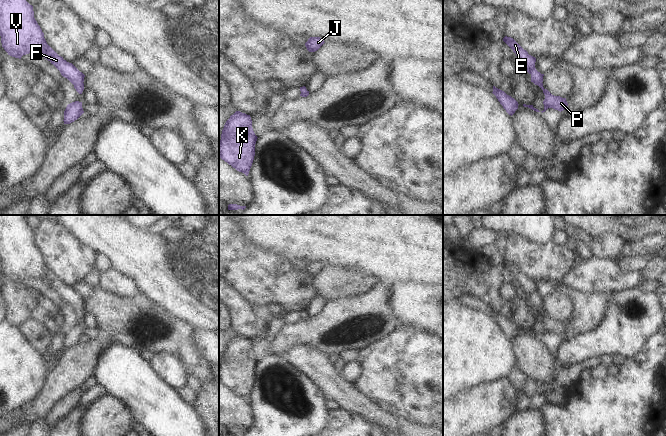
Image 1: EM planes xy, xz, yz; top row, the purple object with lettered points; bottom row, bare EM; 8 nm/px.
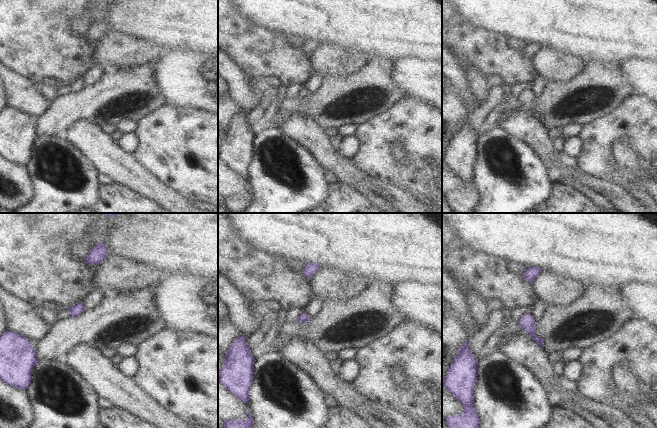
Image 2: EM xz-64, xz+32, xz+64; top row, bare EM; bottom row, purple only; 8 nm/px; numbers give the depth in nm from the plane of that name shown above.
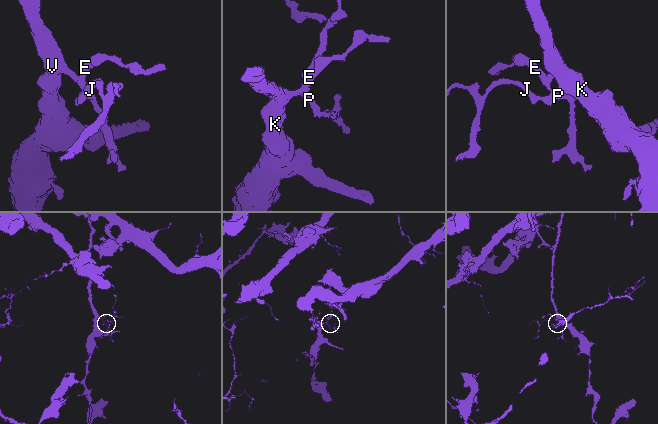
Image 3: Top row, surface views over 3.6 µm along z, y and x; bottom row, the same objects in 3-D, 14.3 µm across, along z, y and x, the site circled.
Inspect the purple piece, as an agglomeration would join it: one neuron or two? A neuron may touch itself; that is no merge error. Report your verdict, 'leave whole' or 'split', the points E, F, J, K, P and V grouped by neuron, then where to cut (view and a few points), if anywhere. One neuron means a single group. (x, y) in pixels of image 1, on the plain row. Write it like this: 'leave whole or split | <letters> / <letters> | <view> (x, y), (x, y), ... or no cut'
leave whole | E F J K P V | no cut

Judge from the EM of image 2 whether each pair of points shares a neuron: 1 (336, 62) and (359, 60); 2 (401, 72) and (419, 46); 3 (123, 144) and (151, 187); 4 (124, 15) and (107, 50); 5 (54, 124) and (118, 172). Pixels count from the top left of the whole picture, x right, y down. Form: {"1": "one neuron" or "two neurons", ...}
{"1": "one neuron", "2": "two neurons", "3": "two neurons", "4": "two neurons", "5": "two neurons"}

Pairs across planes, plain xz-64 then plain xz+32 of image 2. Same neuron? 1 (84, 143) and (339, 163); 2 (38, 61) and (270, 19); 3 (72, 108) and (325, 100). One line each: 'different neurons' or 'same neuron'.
1: same neuron
2: different neurons
3: same neuron

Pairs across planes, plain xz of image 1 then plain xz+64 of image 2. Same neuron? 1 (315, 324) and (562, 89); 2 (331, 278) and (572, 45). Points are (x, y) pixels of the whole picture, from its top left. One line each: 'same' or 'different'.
1: same
2: different

